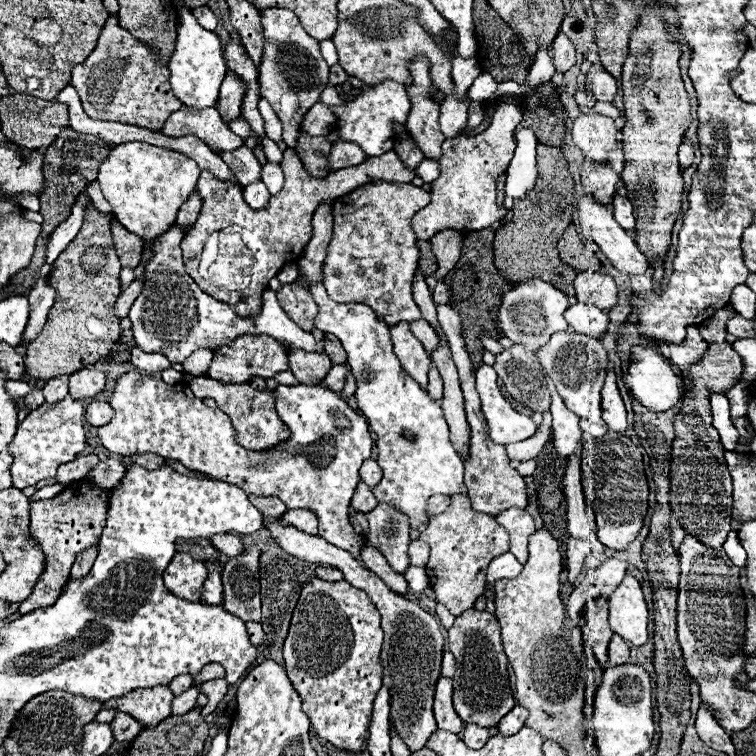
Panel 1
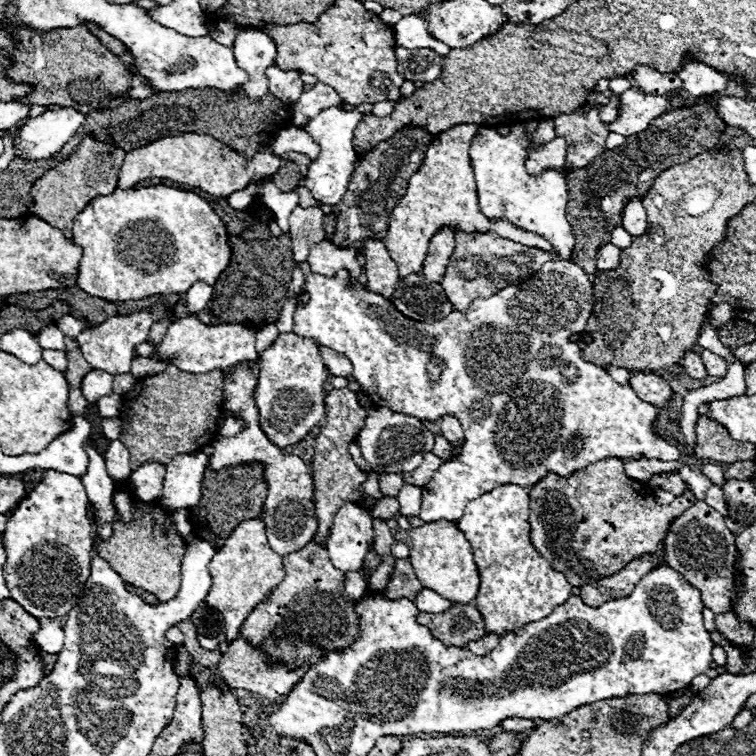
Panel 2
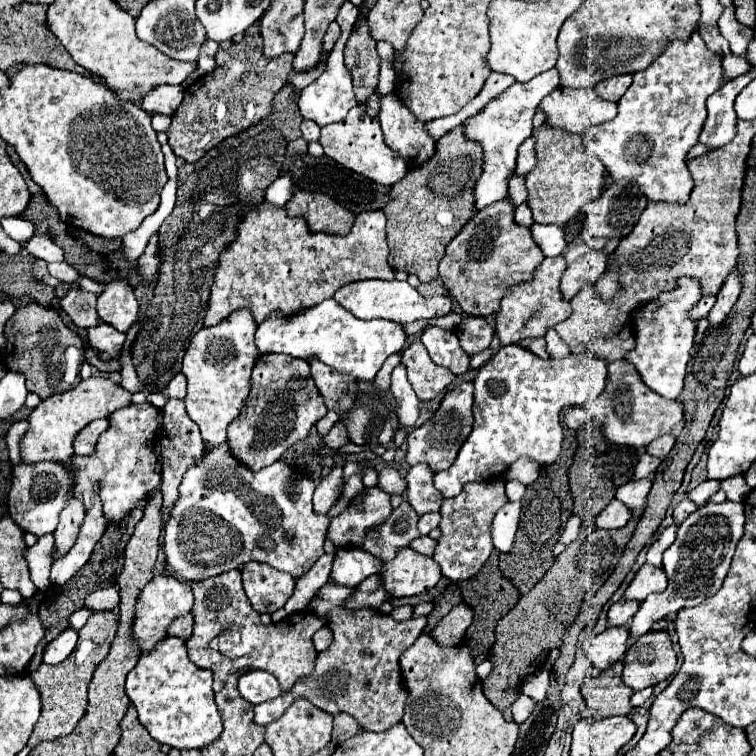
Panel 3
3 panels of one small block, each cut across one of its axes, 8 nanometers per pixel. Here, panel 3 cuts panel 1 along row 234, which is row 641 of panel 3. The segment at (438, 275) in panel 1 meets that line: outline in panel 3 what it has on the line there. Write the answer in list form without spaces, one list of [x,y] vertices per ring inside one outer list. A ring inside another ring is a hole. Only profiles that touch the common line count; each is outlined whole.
[[[458,604],[432,630],[432,638],[440,646],[458,646],[466,634],[466,628],[472,624],[472,618],[474,618],[472,608],[466,604]]]

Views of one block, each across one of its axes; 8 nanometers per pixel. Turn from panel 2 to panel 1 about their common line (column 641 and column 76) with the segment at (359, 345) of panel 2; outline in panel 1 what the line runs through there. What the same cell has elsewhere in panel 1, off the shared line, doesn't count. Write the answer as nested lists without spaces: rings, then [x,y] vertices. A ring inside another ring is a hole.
[[[68,394],[64,400],[52,404],[44,402],[42,406],[26,414],[26,418],[18,424],[18,430],[10,444],[10,454],[14,458],[10,470],[14,488],[22,490],[26,486],[38,484],[40,480],[54,478],[60,464],[76,460],[88,448],[84,434],[84,412],[84,400],[76,400]]]

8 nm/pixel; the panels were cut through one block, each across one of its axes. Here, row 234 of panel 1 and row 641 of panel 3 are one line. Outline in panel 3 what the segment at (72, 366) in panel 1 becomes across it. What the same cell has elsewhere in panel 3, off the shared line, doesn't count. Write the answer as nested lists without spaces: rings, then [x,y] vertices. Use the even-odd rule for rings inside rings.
[[[112,610],[94,612],[88,618],[88,622],[84,624],[84,628],[78,630],[76,648],[64,662],[60,662],[56,666],[42,664],[38,670],[30,672],[30,678],[42,696],[42,714],[30,734],[30,740],[28,740],[30,748],[38,746],[44,740],[56,740],[60,736],[68,736],[76,728],[80,718],[86,714],[88,684],[92,680],[96,666],[106,658],[110,642],[114,640],[116,628],[118,628],[118,614],[114,614]]]

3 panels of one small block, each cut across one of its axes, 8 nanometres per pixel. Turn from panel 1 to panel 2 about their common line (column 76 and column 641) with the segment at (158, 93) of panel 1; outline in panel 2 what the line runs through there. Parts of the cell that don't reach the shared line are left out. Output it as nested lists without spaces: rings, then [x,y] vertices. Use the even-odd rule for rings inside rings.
[[[648,66],[634,68],[634,74],[630,76],[630,80],[632,80],[632,86],[636,86],[644,94],[652,94],[652,96],[662,96],[662,94],[672,92],[682,86],[678,76],[674,76],[672,72],[658,72]]]

